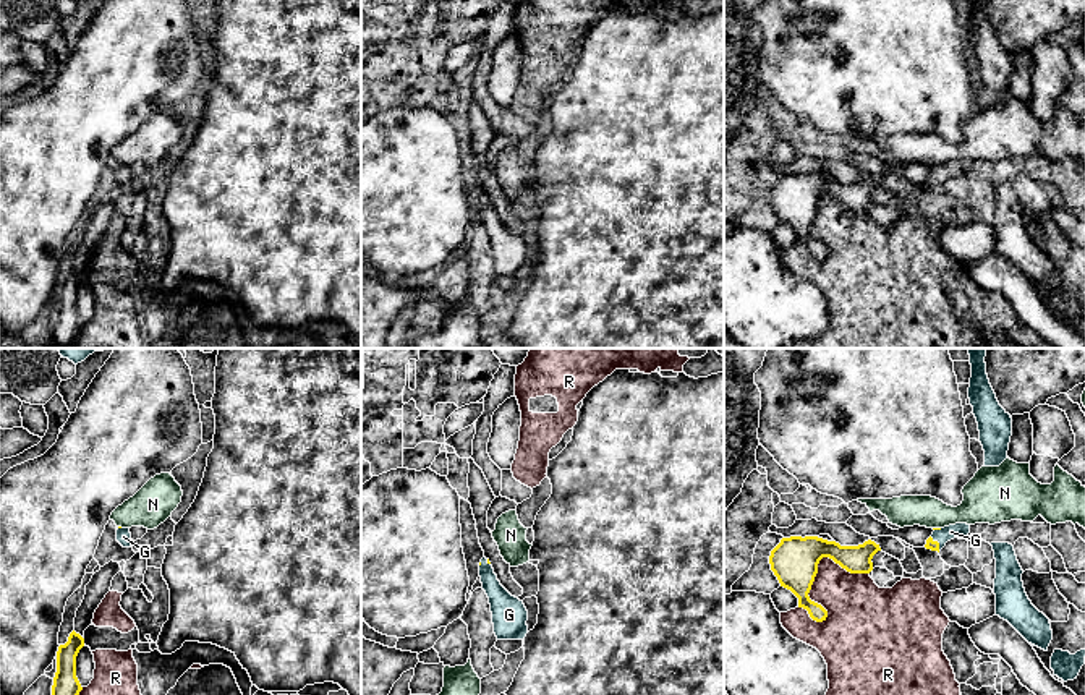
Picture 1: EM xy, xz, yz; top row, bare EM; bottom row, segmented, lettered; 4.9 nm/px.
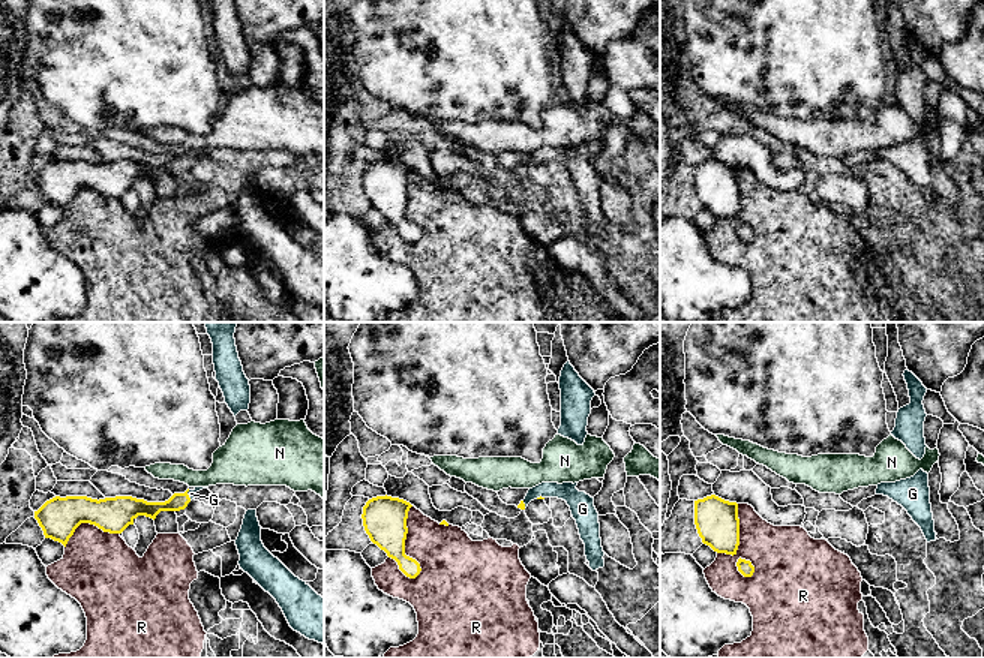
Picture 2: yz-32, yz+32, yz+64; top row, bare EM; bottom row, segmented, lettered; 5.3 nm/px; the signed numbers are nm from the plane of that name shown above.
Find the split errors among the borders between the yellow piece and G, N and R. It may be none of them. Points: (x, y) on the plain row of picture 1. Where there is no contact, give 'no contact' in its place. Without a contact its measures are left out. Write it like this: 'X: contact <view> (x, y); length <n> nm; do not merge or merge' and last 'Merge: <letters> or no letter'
G: contact yz (938, 180); length 90 nm; merge
N: contact yz (936, 166); length 40 nm; do not merge
R: contact yz (813, 217); length 400 nm; do not merge
Merge: G

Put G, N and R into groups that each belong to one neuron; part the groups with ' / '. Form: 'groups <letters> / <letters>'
groups G / N / R

